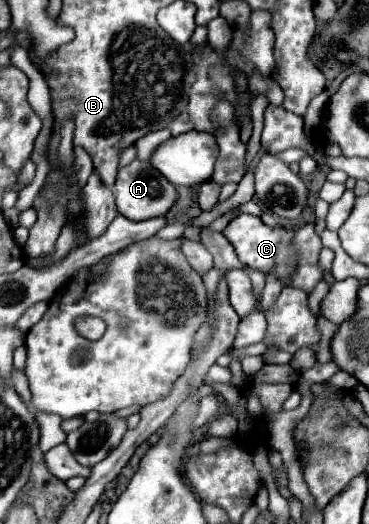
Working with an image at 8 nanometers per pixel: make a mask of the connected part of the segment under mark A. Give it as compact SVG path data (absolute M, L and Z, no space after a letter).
M134 160L132 164L118 170L114 184L114 196L118 212L130 220L148 220L152 216L164 216L176 200L176 188L150 164Z

